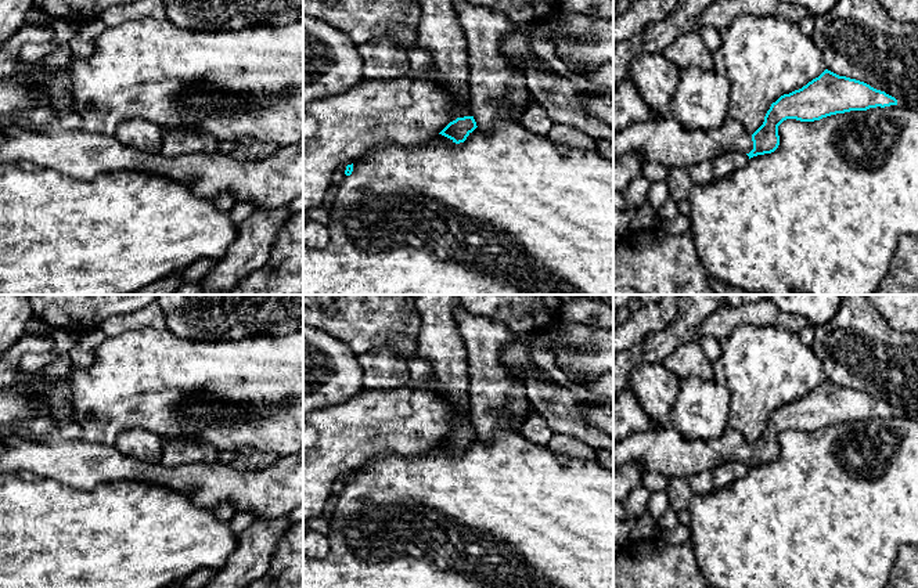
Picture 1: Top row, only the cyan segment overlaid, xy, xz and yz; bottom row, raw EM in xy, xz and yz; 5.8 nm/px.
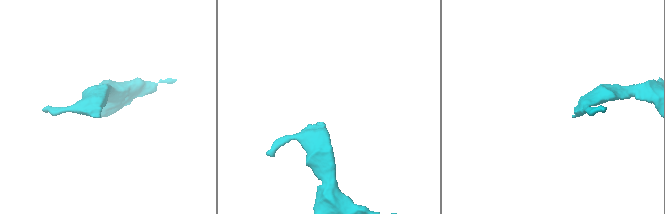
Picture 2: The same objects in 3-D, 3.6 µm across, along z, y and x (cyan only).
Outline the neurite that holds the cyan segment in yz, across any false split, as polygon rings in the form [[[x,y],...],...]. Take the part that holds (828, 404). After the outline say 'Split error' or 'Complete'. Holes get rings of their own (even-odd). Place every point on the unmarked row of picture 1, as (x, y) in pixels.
[[[825,379],[802,398],[773,412],[753,444],[731,428],[710,441],[685,440],[673,426],[656,428],[613,443],[613,468],[637,462],[645,473],[658,472],[669,479],[727,462],[746,463],[750,469],[778,458],[778,436],[786,429],[814,432],[836,423],[890,415],[897,415],[897,410],[885,401]]]. Split error

